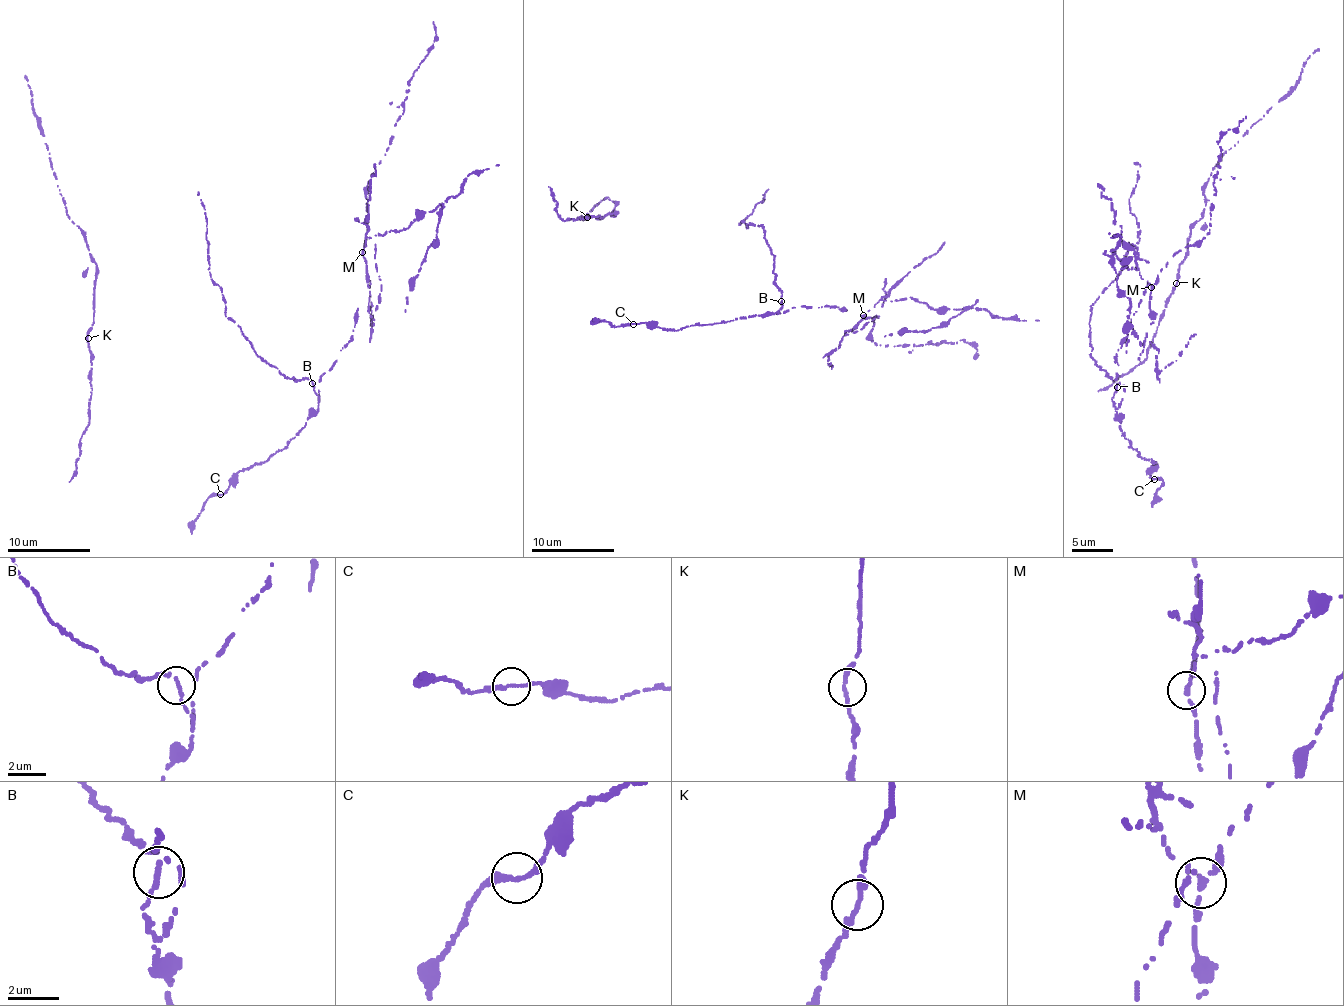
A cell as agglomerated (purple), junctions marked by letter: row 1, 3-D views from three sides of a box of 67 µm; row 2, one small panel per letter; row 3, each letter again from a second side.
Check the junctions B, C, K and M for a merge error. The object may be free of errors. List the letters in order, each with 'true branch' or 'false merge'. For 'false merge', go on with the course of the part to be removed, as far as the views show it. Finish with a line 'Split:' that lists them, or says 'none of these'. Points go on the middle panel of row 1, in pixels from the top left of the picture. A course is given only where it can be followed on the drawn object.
B: true branch
C: true branch
K: true branch
M: false merge | (863, 315), (883, 300), (909, 297), (935, 310), (964, 309), (947, 322), (927, 330), (885, 337)
Split: M

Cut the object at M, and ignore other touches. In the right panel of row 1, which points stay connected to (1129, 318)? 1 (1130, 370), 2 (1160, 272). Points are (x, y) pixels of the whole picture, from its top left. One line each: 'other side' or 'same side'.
1: other side
2: other side

